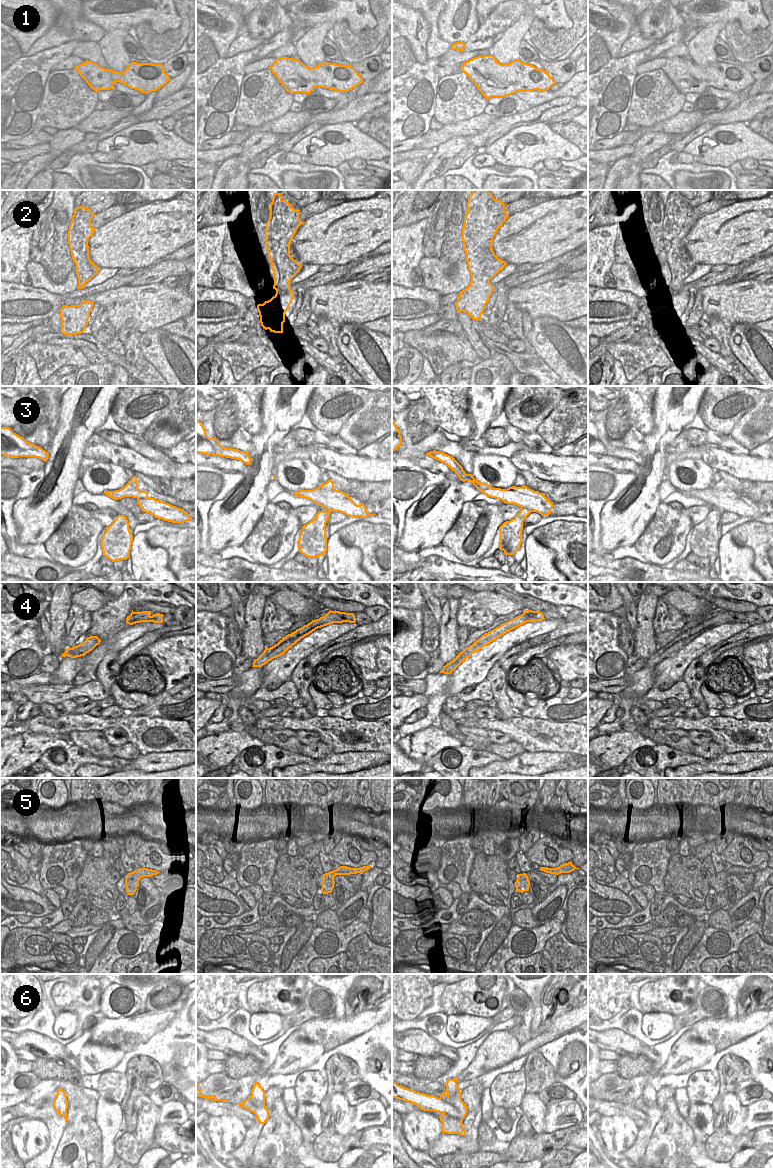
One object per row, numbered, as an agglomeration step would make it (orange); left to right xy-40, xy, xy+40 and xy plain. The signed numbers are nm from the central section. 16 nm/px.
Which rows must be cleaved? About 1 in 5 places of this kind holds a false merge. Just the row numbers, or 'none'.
4, 6

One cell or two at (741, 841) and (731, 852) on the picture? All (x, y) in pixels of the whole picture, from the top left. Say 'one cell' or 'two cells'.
one cell

